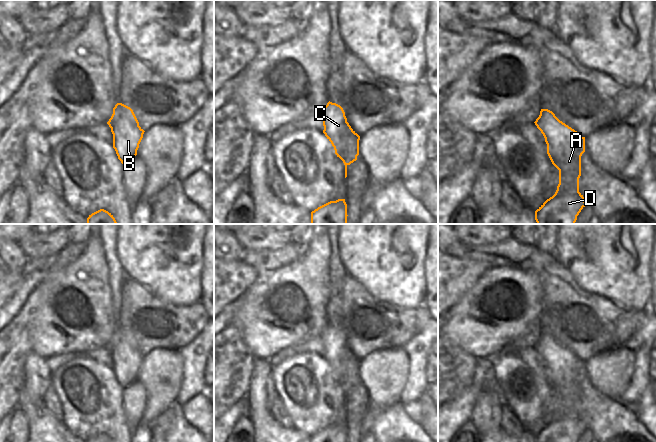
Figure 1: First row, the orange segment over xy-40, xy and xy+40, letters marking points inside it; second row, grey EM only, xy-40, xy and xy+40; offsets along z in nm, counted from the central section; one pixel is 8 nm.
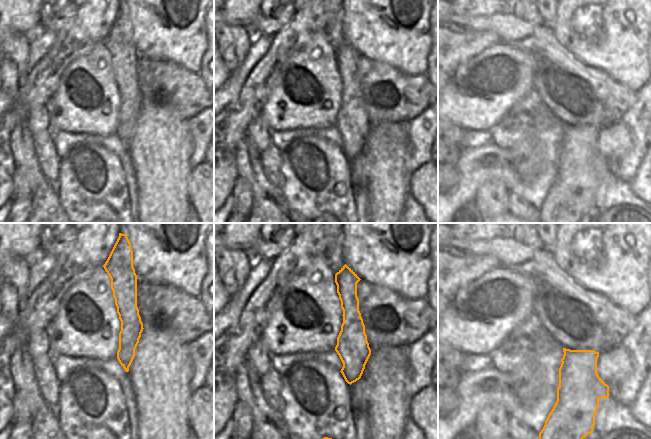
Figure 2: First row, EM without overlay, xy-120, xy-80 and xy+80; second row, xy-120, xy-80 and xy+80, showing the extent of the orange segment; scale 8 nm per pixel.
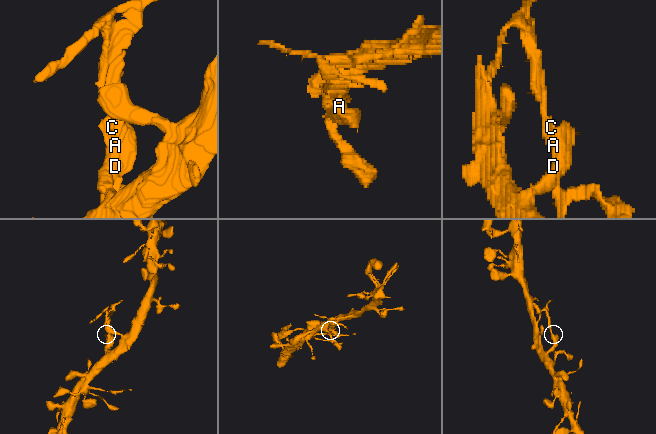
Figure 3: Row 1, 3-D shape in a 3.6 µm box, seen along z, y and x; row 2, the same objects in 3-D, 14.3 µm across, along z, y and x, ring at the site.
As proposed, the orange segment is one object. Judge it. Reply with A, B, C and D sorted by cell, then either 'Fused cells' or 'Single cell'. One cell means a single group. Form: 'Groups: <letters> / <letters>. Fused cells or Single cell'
Groups: A D / B C. Fused cells.

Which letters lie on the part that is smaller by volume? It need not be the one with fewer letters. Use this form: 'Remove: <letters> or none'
Remove: B, C.

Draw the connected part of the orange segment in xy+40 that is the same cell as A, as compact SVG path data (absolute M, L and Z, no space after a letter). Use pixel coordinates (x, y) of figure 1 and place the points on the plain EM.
M547 369L547 378L559 394L559 408L555 418L535 435L535 442L577 442L587 429L579 416L583 377L580 371Z

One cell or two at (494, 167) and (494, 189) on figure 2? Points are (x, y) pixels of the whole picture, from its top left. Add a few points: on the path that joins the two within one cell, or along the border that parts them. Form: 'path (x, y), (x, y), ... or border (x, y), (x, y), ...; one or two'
border (509, 191), (501, 182), (485, 182), (475, 195); two

